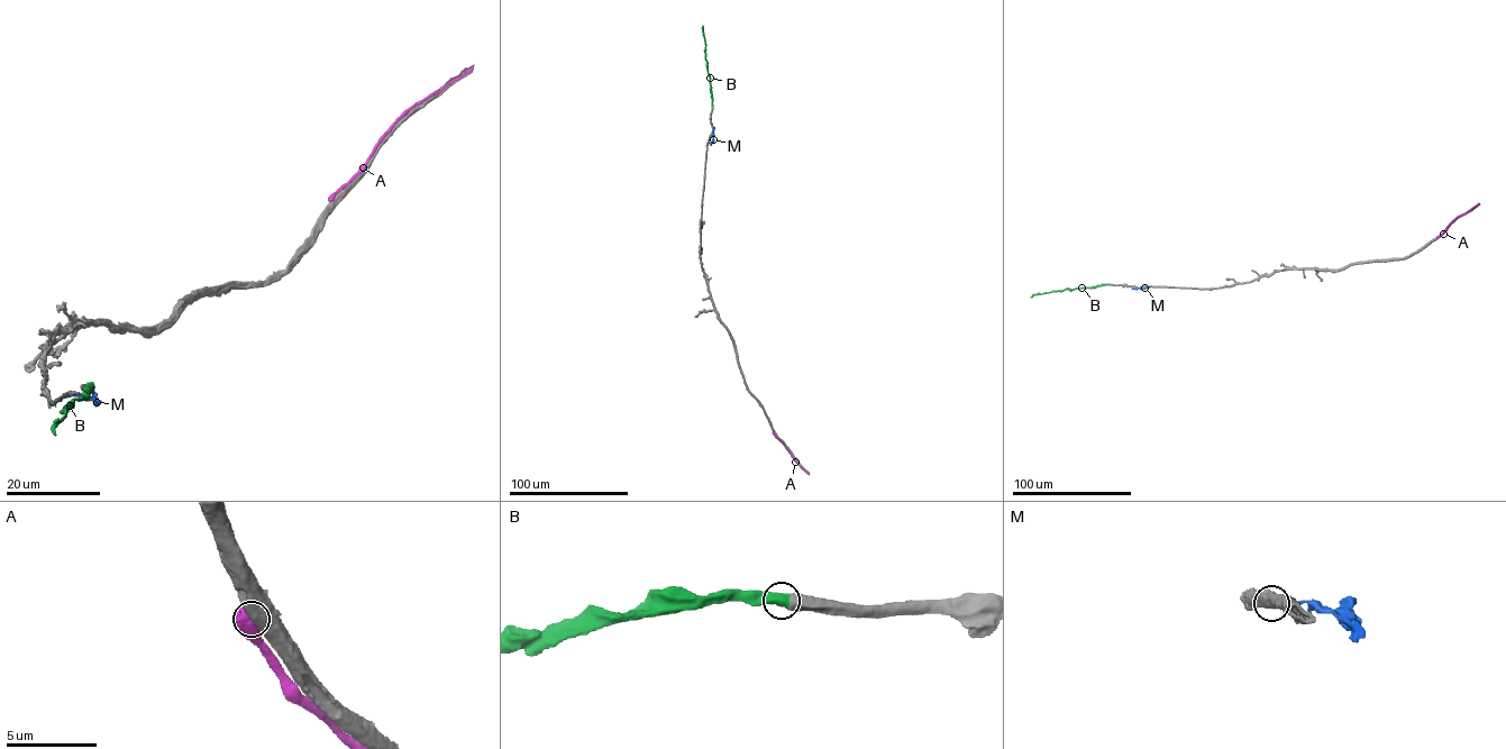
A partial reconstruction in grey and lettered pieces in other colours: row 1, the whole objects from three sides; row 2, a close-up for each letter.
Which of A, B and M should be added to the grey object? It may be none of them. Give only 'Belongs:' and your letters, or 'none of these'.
Belongs: B

